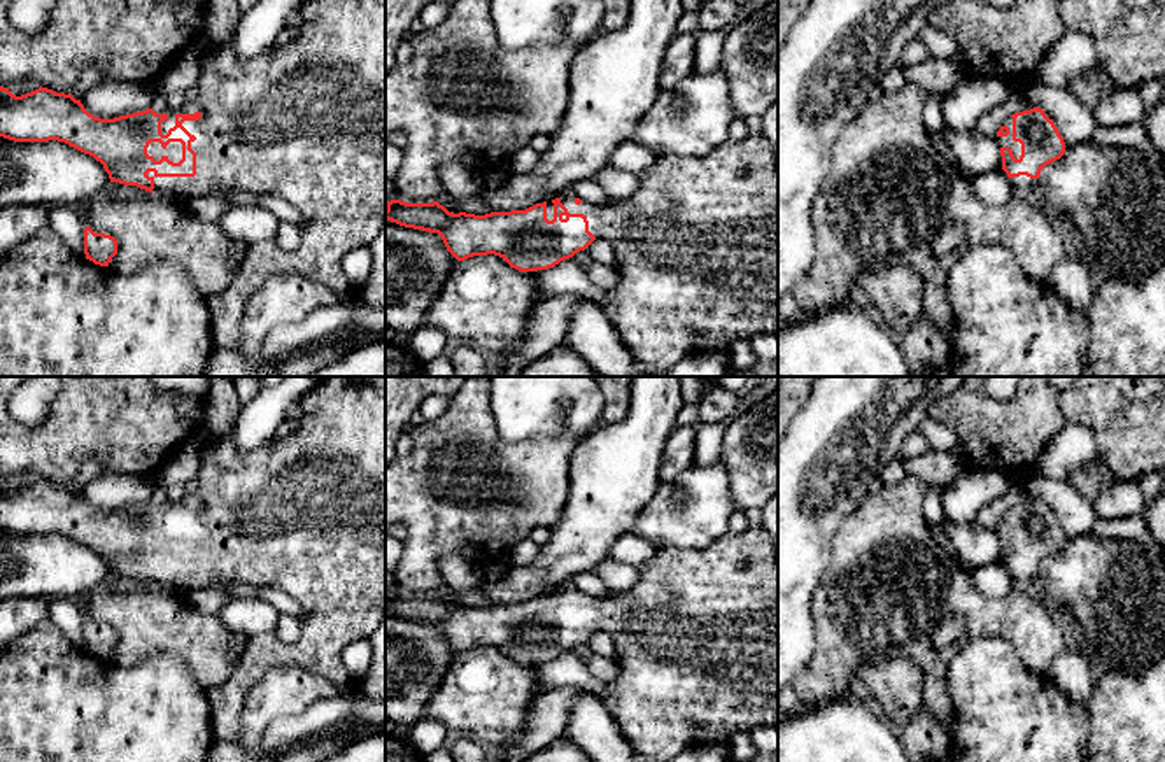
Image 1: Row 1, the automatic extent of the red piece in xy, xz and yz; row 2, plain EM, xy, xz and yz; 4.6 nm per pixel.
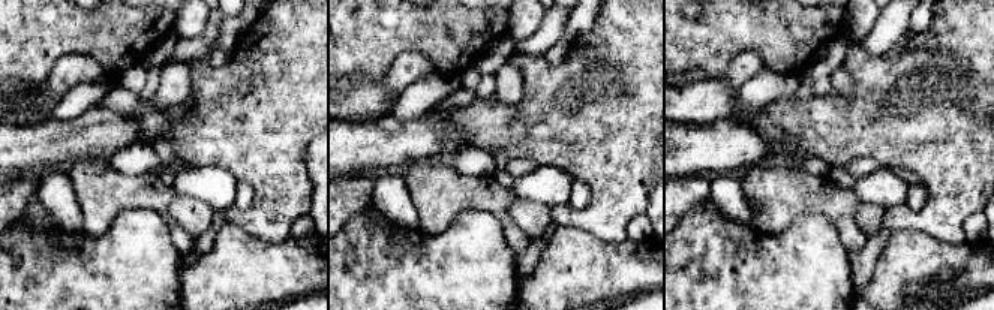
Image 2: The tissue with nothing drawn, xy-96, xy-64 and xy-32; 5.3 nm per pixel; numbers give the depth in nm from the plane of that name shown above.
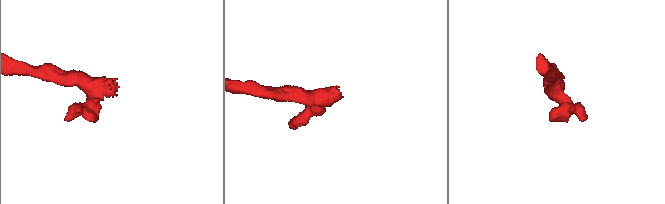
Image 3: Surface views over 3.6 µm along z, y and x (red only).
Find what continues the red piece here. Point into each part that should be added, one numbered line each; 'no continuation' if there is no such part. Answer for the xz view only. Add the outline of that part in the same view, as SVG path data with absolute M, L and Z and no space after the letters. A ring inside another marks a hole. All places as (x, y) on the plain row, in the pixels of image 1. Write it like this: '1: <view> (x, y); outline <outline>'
1: xz (696, 638); outline M748 527L743 533L725 533L704 550L659 548L655 557L643 564L636 585L624 592L608 592L604 596L575 596L575 589L561 590L569 606L583 606L589 613L589 624L596 631L604 631L617 646L618 676L604 683L599 695L610 709L624 737L645 762L669 762L673 757L694 748L725 748L731 746L734 732L752 734L760 725L778 729L778 561L769 533L764 527Z

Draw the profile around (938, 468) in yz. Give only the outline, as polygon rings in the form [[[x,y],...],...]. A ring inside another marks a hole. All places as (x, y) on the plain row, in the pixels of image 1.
[[[934,448],[902,459],[902,464],[907,476],[918,478],[937,490],[943,490],[955,482],[965,466],[953,454]]]

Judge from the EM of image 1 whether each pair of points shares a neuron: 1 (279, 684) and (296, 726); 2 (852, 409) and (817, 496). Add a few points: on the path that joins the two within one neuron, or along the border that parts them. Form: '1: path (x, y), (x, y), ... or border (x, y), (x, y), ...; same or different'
1: border (331, 699), (279, 715), (260, 740); different
2: path (850, 430), (831, 451), (817, 475); same

